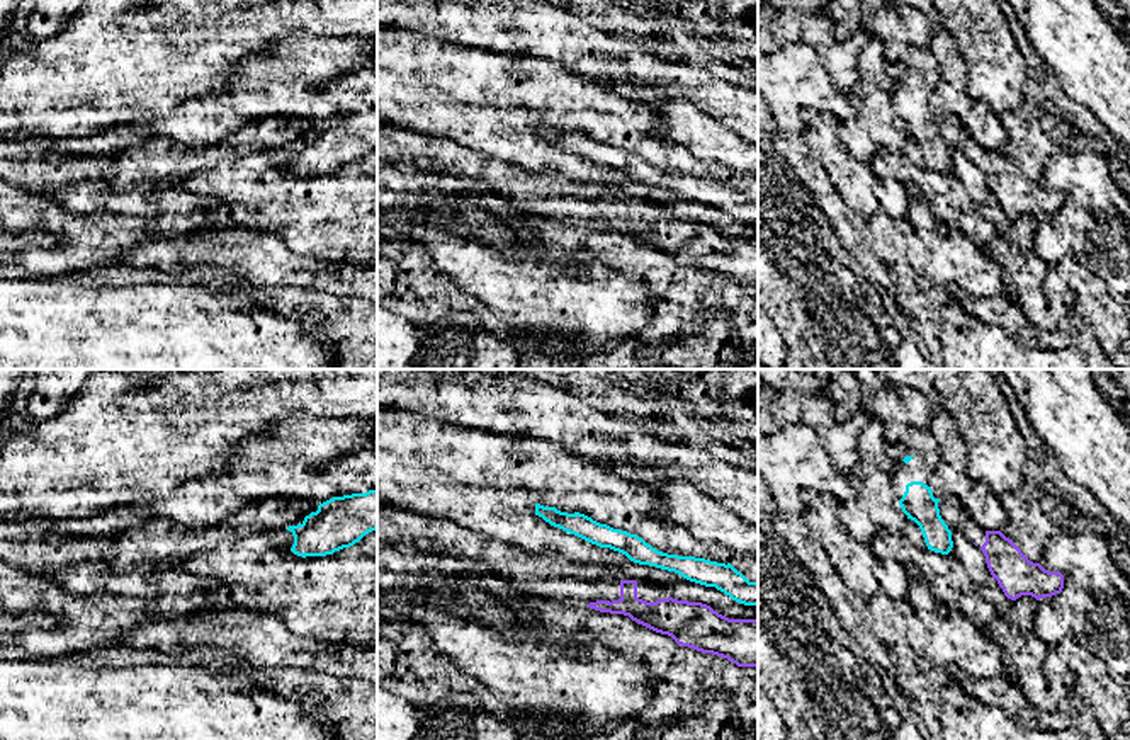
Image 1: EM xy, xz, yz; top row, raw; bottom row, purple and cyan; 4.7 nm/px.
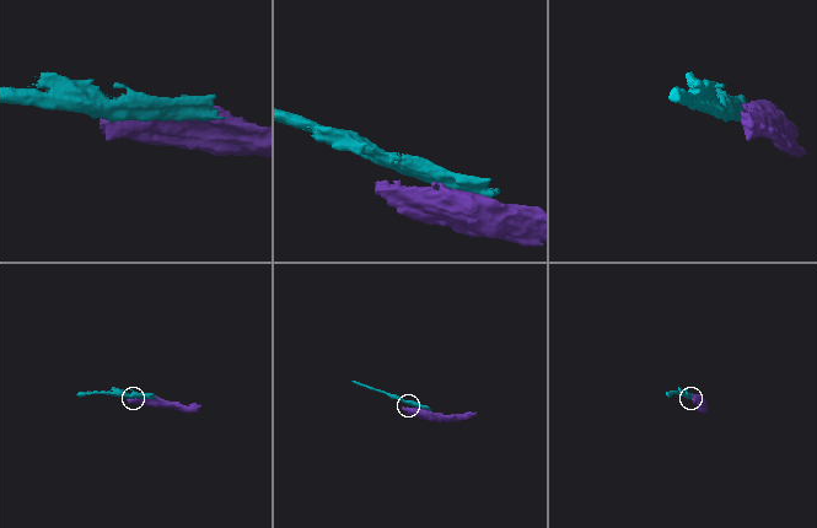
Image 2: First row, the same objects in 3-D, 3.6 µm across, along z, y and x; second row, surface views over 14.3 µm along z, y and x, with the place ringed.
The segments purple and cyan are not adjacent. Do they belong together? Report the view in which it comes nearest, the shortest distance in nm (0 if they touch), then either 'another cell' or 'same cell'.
view xz; gap 70 nm; another cell

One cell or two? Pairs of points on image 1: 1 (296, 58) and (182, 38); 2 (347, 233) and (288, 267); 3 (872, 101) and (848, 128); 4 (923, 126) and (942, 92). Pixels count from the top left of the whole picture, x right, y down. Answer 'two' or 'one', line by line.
1: two
2: two
3: one
4: two

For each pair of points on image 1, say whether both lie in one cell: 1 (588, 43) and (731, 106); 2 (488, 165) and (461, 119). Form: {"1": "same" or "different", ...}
{"1": "same", "2": "different"}

